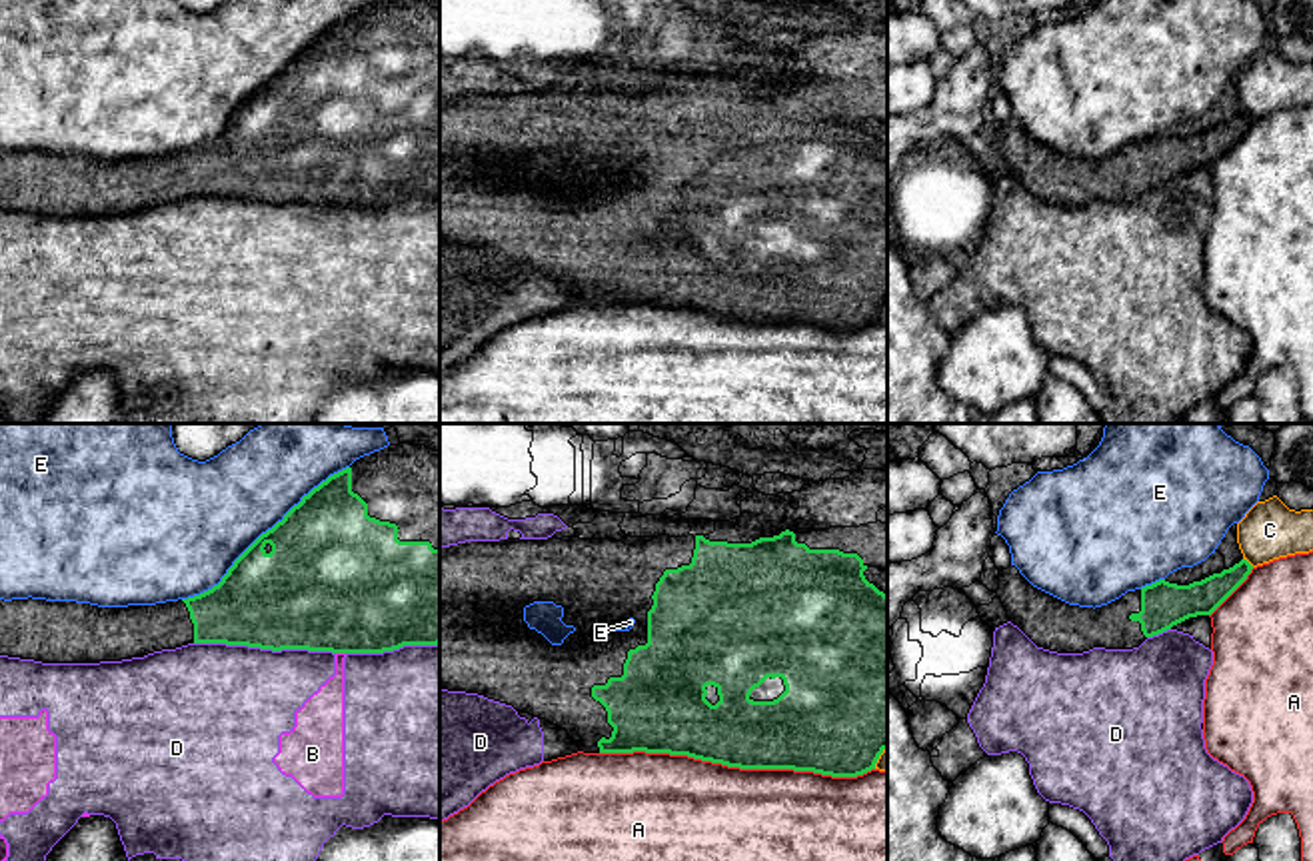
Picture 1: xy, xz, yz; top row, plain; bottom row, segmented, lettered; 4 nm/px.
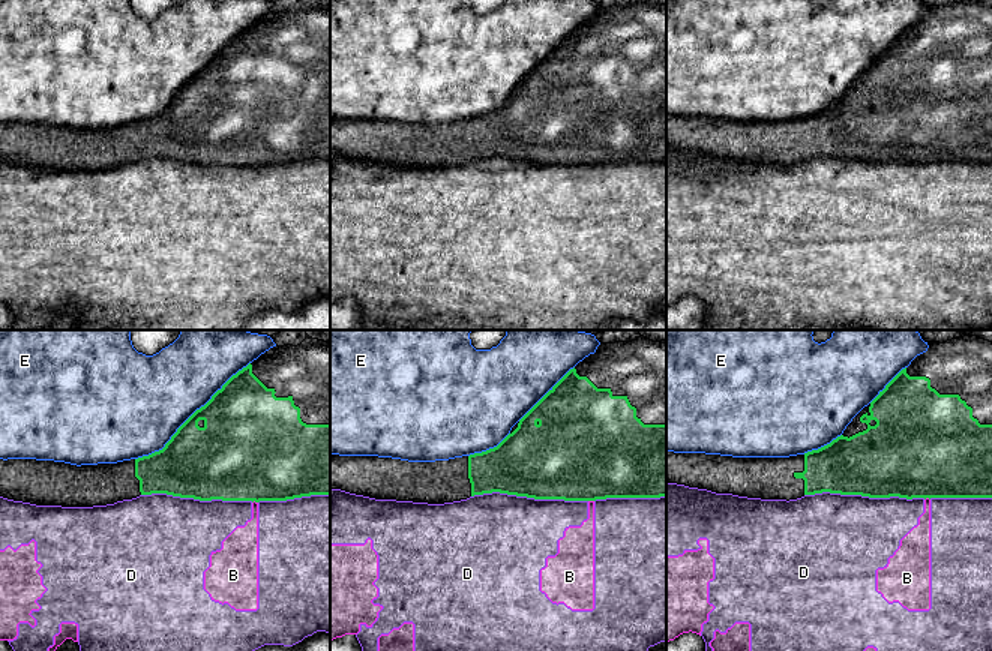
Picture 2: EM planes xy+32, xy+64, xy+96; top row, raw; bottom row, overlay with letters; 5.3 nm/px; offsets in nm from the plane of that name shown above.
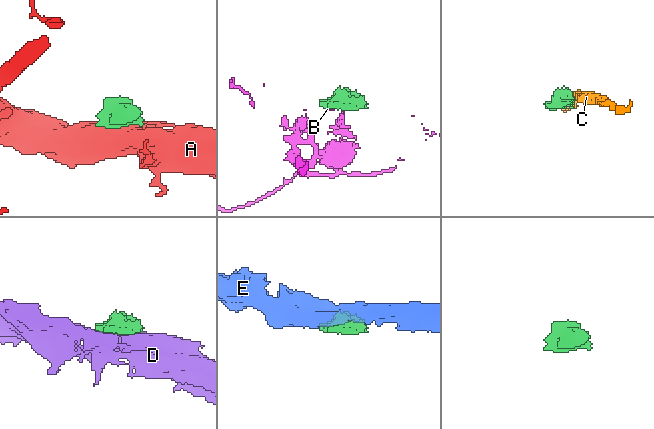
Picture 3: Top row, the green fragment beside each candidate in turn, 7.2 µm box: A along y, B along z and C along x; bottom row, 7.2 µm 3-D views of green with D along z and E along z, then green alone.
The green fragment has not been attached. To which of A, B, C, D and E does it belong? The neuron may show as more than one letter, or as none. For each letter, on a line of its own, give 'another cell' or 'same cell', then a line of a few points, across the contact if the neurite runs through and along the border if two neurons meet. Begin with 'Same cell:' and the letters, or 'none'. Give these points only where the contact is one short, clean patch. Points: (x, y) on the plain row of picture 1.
Same cell: none
A: another cell
B: another cell
C: another cell
D: another cell
E: another cell

